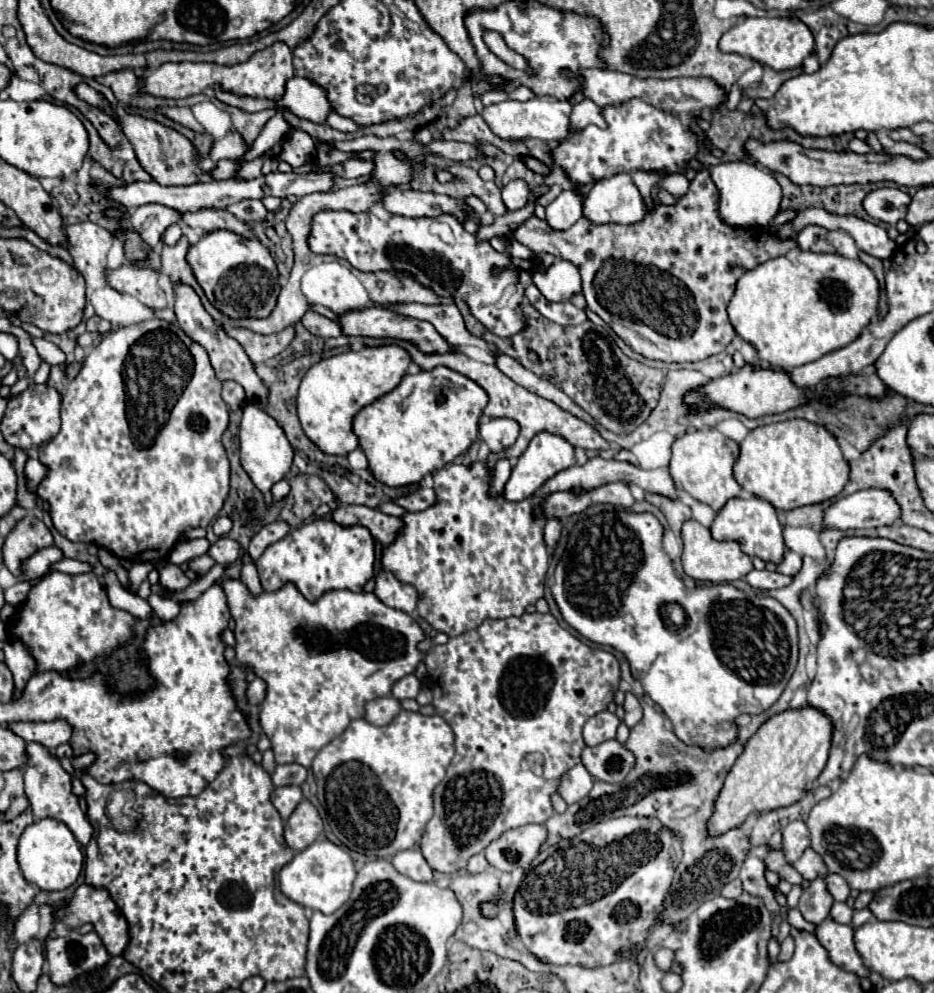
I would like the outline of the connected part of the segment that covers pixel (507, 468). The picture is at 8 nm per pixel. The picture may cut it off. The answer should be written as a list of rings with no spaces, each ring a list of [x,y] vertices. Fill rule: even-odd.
[[[499,459],[495,463],[495,479],[493,479],[493,485],[491,485],[491,493],[493,495],[497,495],[505,487],[505,483],[509,481],[511,469],[513,469],[513,465],[511,465],[509,459]]]

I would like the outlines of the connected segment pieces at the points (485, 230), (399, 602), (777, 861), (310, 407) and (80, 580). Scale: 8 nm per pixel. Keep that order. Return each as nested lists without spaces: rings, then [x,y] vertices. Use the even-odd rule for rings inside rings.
[[[539,185],[539,187],[535,187],[533,193],[531,193],[531,197],[529,197],[529,203],[527,203],[523,209],[507,211],[505,215],[495,217],[493,225],[489,225],[489,227],[481,225],[479,231],[477,231],[477,235],[483,235],[483,239],[489,241],[489,239],[495,237],[495,235],[507,235],[507,233],[515,231],[517,227],[521,227],[521,225],[533,215],[533,211],[535,211],[535,201],[537,201],[541,195],[545,195],[547,191],[549,191],[547,185]]]
[[[379,571],[375,575],[375,589],[373,589],[375,597],[393,607],[393,609],[399,609],[403,613],[413,613],[415,607],[417,607],[417,591],[409,585],[403,585],[395,579],[395,575],[391,575],[389,571]]]
[[[769,849],[769,855],[767,855],[767,859],[765,859],[765,865],[767,865],[771,871],[775,871],[781,879],[789,881],[791,885],[801,883],[803,887],[807,887],[807,883],[809,883],[809,881],[805,881],[805,879],[803,879],[803,877],[801,877],[793,867],[789,867],[789,863],[785,861],[785,857],[783,857],[781,851]]]
[[[399,345],[363,347],[361,351],[347,351],[315,363],[305,373],[297,395],[297,411],[305,435],[329,455],[347,455],[357,449],[359,439],[351,431],[353,417],[365,405],[393,391],[409,365],[411,355]]]
[[[51,571],[29,591],[9,631],[31,649],[37,671],[55,669],[61,673],[127,643],[133,635],[133,615],[109,605],[107,591],[95,573],[67,575]]]

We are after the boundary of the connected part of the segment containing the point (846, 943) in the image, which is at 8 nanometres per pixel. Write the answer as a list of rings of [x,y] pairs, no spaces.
[[[827,917],[823,923],[815,927],[815,937],[829,953],[831,963],[845,971],[855,971],[857,975],[869,975],[869,969],[863,967],[859,955],[855,955],[855,943],[851,935],[853,935],[851,925],[841,925],[831,917]]]

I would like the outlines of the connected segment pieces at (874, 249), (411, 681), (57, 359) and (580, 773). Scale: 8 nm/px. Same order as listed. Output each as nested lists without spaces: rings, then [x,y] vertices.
[[[805,209],[797,215],[797,219],[789,225],[785,225],[781,231],[777,231],[779,237],[795,237],[797,231],[801,231],[803,227],[807,225],[821,225],[825,229],[831,229],[831,231],[845,231],[853,237],[857,249],[873,255],[873,257],[879,257],[879,259],[891,259],[893,253],[895,253],[895,241],[889,239],[887,231],[875,223],[869,223],[869,221],[863,221],[855,215],[833,215],[833,213],[827,213],[823,209]]]
[[[411,673],[411,675],[405,675],[405,677],[401,677],[399,681],[395,681],[395,685],[393,685],[393,689],[391,689],[391,695],[395,697],[395,699],[415,699],[417,697],[417,693],[419,693],[419,689],[421,689],[421,683],[419,683],[419,679]]]
[[[35,339],[35,347],[39,347],[39,355],[43,361],[47,361],[49,365],[65,365],[67,359],[65,359],[65,353],[53,345],[51,341],[45,341],[45,339]]]
[[[579,763],[575,767],[571,767],[559,781],[559,795],[565,799],[565,803],[577,803],[579,799],[583,799],[583,795],[587,795],[587,791],[591,791],[593,787],[593,777],[591,773]]]

